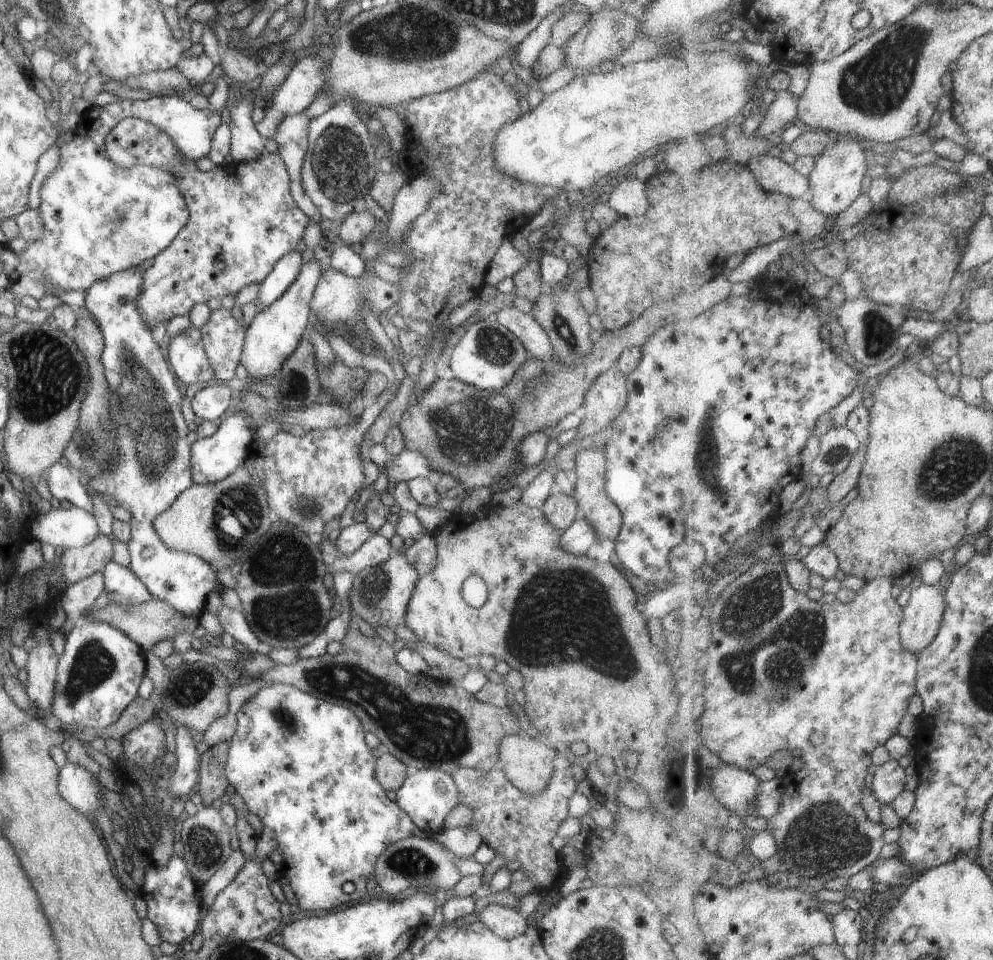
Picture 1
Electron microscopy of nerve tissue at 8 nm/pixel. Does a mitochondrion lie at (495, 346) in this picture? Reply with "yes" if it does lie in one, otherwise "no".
yes

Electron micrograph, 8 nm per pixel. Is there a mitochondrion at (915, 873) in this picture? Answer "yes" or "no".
no

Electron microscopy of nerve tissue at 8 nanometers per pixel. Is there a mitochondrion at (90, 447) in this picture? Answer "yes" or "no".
yes

